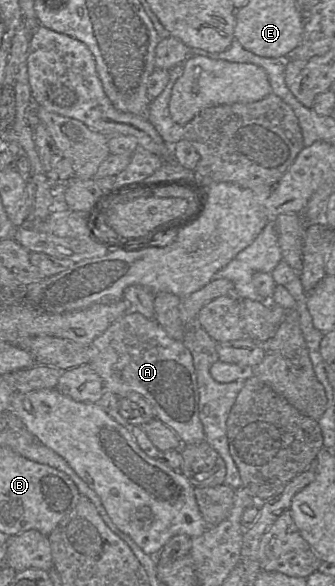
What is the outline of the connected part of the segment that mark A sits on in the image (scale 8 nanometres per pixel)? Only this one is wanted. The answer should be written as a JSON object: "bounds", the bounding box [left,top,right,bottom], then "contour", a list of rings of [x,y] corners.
{"bounds":[89,311,205,445],"contour":[[[128,311],[94,339],[92,346],[93,358],[89,365],[103,380],[105,390],[113,392],[118,397],[126,396],[130,392],[143,396],[153,407],[156,418],[176,433],[182,445],[205,440],[199,417],[199,391],[193,355],[182,341],[169,337],[154,319],[148,319],[141,313]]]}

